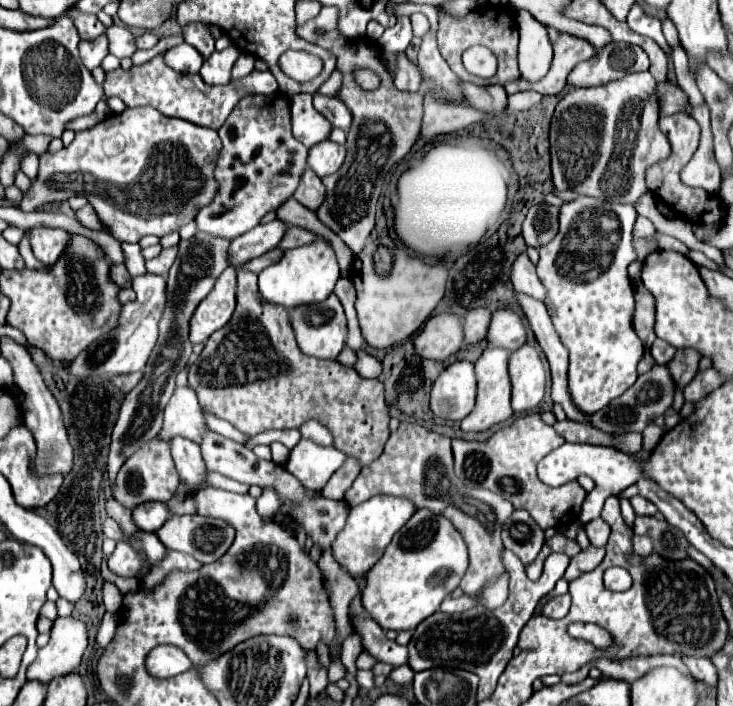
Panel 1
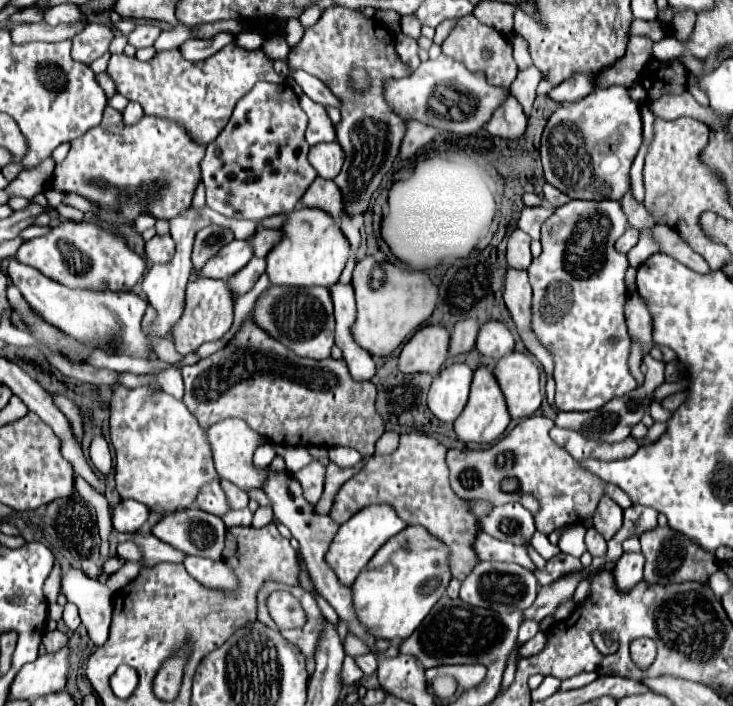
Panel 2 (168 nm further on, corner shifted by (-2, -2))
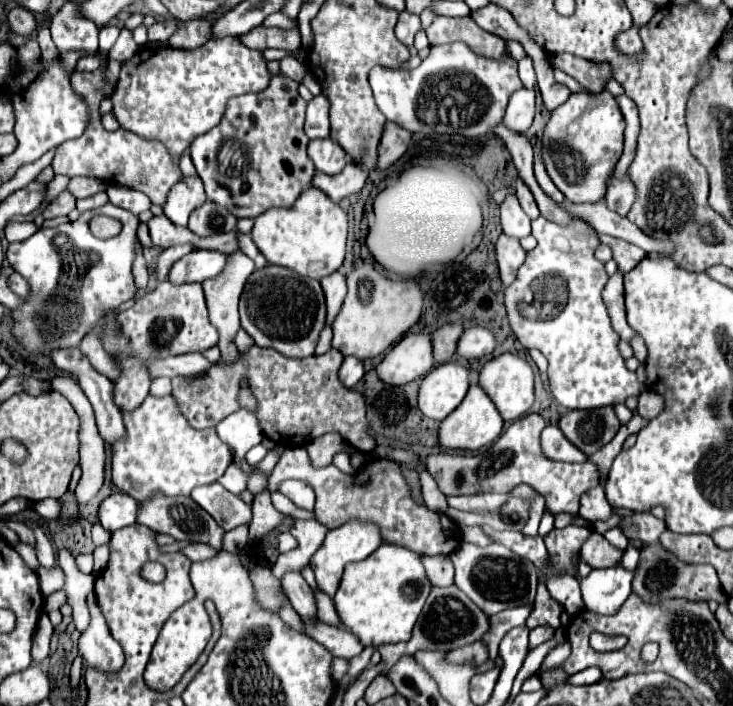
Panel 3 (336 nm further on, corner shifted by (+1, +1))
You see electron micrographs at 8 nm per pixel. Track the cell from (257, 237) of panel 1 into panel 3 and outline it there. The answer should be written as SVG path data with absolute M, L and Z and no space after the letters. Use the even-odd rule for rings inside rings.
M197 249L191 255L185 255L177 263L171 265L171 273L167 277L169 283L183 285L183 283L203 283L205 279L215 277L225 267L225 253L219 251L205 251Z

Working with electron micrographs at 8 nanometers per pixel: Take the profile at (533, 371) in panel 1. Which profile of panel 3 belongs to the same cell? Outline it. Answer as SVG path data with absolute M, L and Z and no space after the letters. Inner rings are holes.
M503 353L499 357L493 357L491 361L487 361L483 365L483 369L479 371L479 379L477 385L489 395L489 399L495 403L499 415L505 421L515 421L519 417L523 417L529 407L533 405L533 369L529 367L529 363L517 355L511 353Z

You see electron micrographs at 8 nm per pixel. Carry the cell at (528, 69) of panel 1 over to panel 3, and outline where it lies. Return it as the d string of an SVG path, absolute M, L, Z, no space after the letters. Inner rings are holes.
M521 87L511 95L503 123L509 131L525 133L533 123L533 115L535 115L535 91Z

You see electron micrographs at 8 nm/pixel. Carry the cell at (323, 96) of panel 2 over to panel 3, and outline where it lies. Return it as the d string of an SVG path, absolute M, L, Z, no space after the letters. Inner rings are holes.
M283 57L281 61L279 61L279 69L281 69L281 75L285 75L285 77L289 77L289 79L293 79L293 81L303 81L303 77L305 77L305 65L303 63L299 63L295 57Z

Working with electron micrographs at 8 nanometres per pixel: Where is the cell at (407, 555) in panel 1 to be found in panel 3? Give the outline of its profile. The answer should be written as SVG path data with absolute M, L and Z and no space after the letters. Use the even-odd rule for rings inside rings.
M383 543L367 559L347 563L339 591L335 593L335 609L341 625L351 631L365 647L383 643L401 643L411 639L413 625L425 605L431 583L425 575L421 557L405 547Z

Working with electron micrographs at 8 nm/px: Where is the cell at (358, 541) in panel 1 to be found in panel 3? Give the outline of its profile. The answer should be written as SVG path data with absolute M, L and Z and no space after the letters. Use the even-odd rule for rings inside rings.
M349 521L345 525L341 525L339 529L331 529L323 541L323 545L313 553L309 565L315 573L315 581L317 587L327 593L329 597L335 595L341 575L343 575L343 567L349 561L361 561L365 557L369 557L377 547L381 545L381 535L379 535L379 527L373 523L363 523L363 521Z

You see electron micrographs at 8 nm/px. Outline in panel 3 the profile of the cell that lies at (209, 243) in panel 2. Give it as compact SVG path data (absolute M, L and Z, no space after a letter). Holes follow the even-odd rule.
M205 201L203 207L197 207L189 219L189 229L201 237L221 231L233 231L235 225L237 225L235 215L231 215L225 207L219 207L217 203L211 201Z

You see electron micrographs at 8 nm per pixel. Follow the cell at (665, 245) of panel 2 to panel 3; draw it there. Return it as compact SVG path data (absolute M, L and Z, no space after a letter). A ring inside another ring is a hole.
M605 201L599 203L587 203L587 205L575 205L575 203L561 203L561 207L571 215L571 217L579 217L585 223L591 223L591 227L597 233L605 233L611 237L619 237L625 239L637 247L641 247L643 251L661 251L661 253L669 253L673 251L673 243L669 239L655 239L645 235L639 227L635 227L629 219L619 217L617 213L609 211Z

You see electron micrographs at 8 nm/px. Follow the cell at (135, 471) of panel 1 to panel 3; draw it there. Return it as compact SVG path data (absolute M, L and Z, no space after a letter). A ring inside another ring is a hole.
M171 395L157 399L147 397L135 411L123 413L127 439L113 447L113 483L137 499L149 499L151 493L189 495L195 487L217 481L231 465L233 455L215 429L193 429L177 409Z

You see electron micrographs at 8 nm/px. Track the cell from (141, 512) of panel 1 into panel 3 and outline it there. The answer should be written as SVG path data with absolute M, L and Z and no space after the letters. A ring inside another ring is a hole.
M113 493L99 505L97 519L109 533L113 533L127 525L133 525L137 509L137 501L131 499L127 493Z

